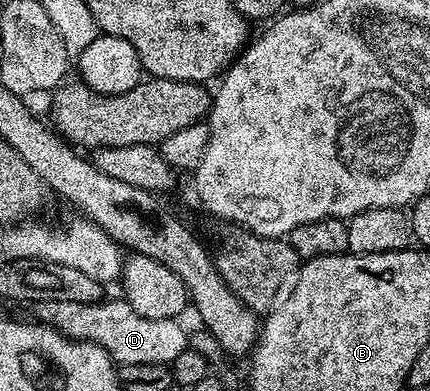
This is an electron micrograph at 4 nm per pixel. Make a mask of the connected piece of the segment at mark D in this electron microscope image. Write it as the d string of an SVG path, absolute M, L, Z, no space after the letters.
M121 297L100 302L77 302L67 298L46 298L33 303L33 317L58 330L66 338L94 342L102 346L114 359L118 366L128 364L160 364L170 363L180 356L180 352L188 349L188 336L181 326L181 321L148 320L148 316L140 316L136 308L132 308Z

